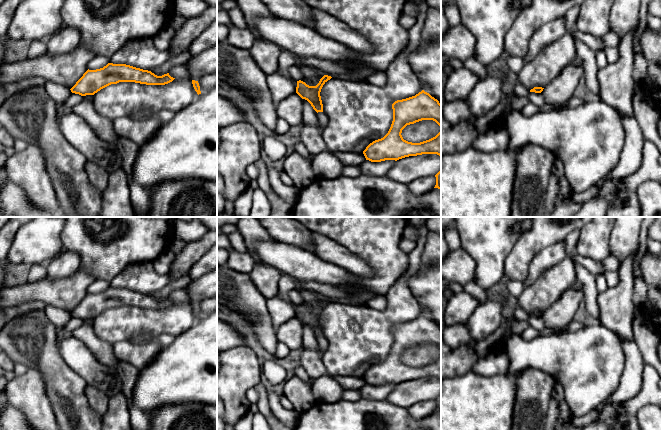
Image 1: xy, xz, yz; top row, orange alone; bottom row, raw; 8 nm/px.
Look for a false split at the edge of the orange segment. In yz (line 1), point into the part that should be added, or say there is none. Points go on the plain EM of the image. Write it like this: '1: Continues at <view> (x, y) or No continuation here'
1: No continuation here

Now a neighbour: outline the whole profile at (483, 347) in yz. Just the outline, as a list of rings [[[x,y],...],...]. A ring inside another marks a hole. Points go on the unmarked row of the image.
[[[503,317],[501,325],[499,328],[487,338],[476,341],[474,345],[474,350],[480,358],[486,357],[490,351],[491,347],[495,344],[500,344],[502,341],[506,340],[512,334],[512,318]]]

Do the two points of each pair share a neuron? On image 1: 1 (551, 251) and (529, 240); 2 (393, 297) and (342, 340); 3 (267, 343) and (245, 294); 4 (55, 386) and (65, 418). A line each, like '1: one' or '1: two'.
1: two
2: one
3: one
4: one

